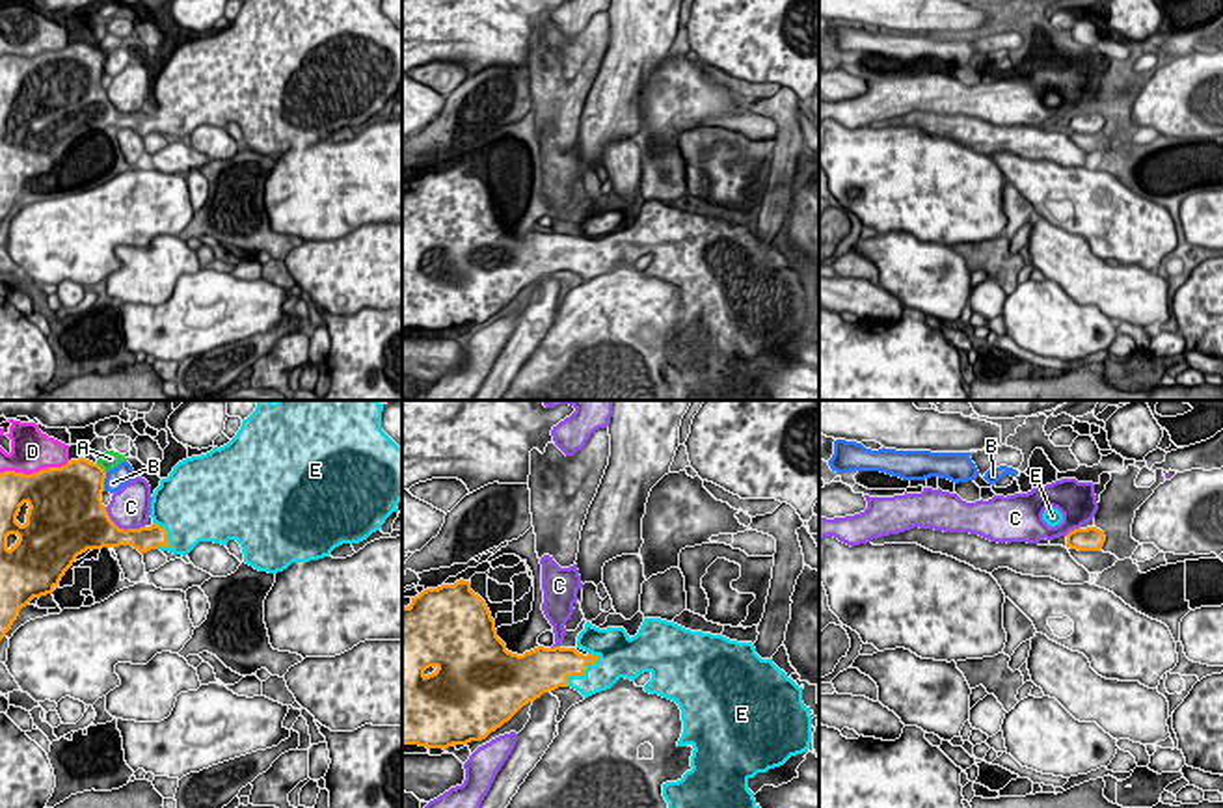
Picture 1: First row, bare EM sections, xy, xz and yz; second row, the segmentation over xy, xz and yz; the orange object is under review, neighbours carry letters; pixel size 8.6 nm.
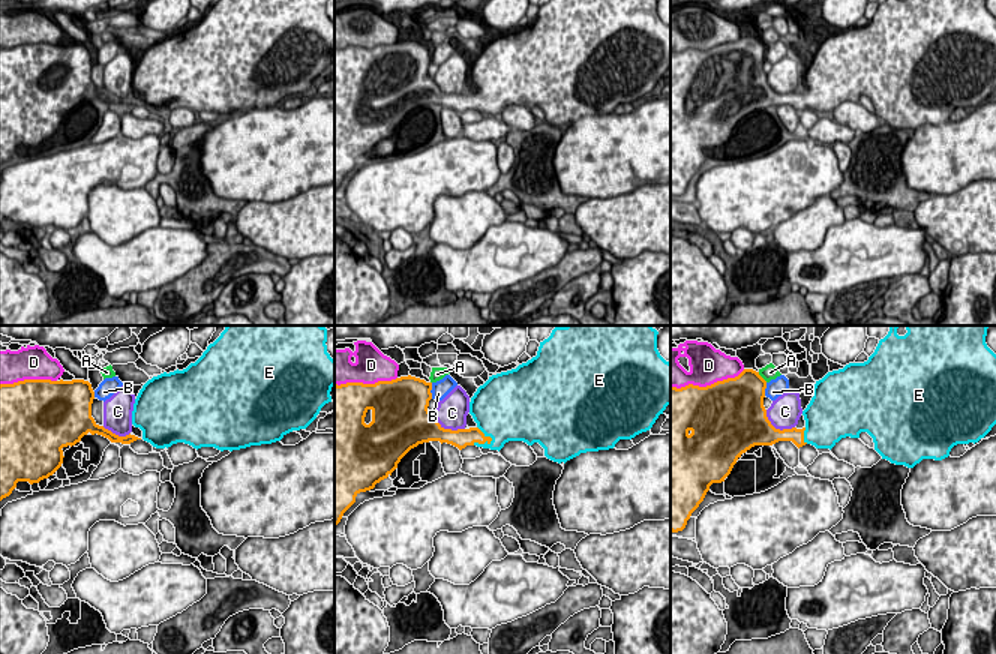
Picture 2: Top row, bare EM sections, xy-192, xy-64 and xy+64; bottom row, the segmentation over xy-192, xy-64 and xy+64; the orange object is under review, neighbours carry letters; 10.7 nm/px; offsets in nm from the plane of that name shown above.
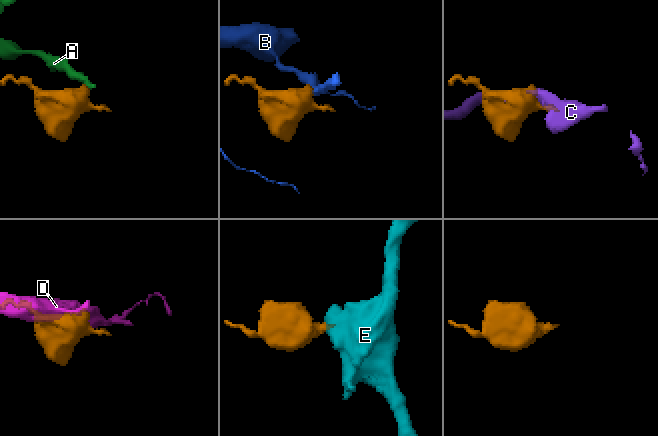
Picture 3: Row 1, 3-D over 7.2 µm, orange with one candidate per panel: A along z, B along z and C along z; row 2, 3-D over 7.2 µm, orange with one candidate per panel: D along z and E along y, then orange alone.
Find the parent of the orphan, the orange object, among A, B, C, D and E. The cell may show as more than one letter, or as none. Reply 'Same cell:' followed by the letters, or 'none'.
Same cell: E

